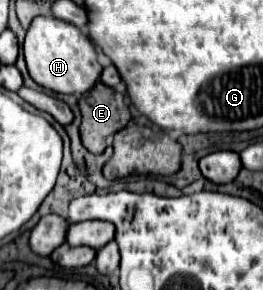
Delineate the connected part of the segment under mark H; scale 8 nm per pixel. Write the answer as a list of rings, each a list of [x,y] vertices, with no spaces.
[[[37,16],[31,22],[23,44],[23,54],[29,76],[39,86],[59,94],[83,94],[91,90],[103,70],[97,62],[97,50],[93,40],[73,24],[57,20],[53,16]]]

